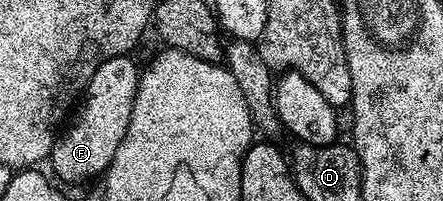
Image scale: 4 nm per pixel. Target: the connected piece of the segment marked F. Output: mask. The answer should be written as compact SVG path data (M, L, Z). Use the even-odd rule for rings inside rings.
M117 55L104 61L104 65L92 73L92 81L88 81L81 96L74 124L59 134L50 150L48 166L54 170L55 180L78 183L81 179L94 179L97 175L99 178L110 168L112 157L116 157L116 149L120 149L120 141L124 141L138 92L140 67L132 60L130 55Z

